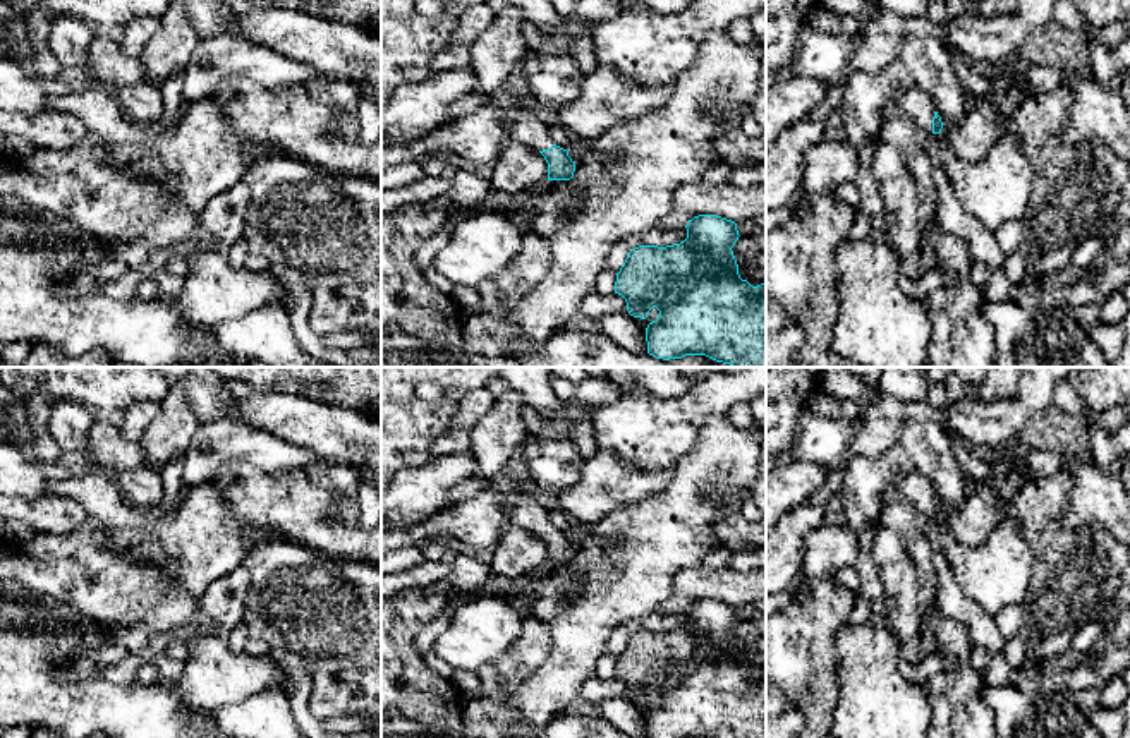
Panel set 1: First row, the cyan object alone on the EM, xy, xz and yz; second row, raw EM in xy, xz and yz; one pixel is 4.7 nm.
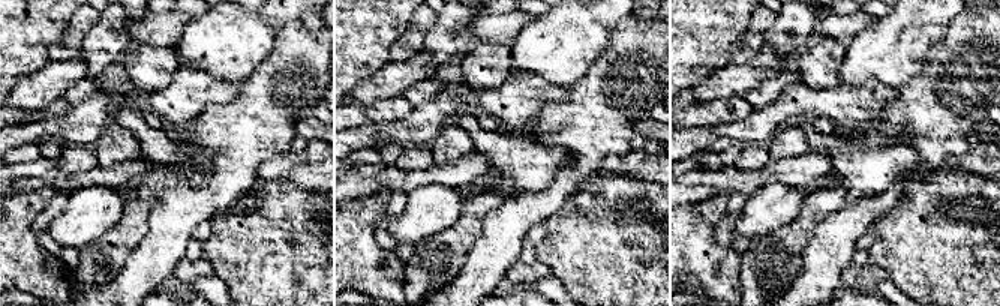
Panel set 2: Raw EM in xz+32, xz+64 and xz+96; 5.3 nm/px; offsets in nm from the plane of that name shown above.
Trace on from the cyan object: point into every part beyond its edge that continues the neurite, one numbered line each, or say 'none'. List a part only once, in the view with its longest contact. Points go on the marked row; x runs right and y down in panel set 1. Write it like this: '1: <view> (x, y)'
1: yz (912, 103)

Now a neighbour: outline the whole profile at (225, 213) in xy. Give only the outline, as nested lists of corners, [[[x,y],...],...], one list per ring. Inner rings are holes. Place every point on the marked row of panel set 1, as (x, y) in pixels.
[[[239,182],[213,196],[204,208],[204,230],[225,249],[242,240],[251,192]]]

